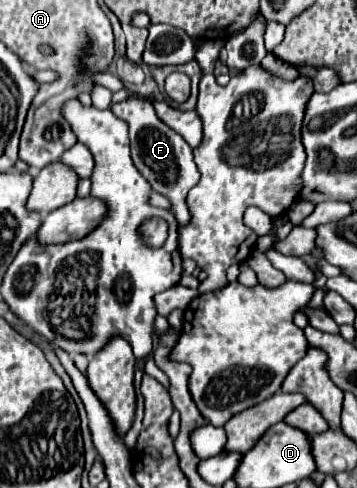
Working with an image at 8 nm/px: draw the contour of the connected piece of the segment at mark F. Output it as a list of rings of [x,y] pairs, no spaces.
[[[128,96],[126,100],[112,104],[110,110],[120,120],[124,120],[130,128],[130,148],[132,148],[134,166],[150,182],[154,192],[166,196],[172,202],[172,214],[176,216],[178,224],[182,226],[184,222],[188,222],[188,208],[186,208],[184,198],[190,192],[190,188],[194,188],[200,180],[200,172],[194,164],[192,148],[178,132],[174,132],[170,126],[166,126],[158,118],[150,100],[140,100],[136,96]]]

